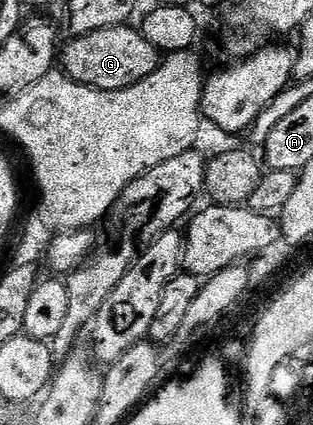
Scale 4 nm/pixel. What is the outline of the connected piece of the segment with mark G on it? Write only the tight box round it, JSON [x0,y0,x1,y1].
[60,26,160,91]

